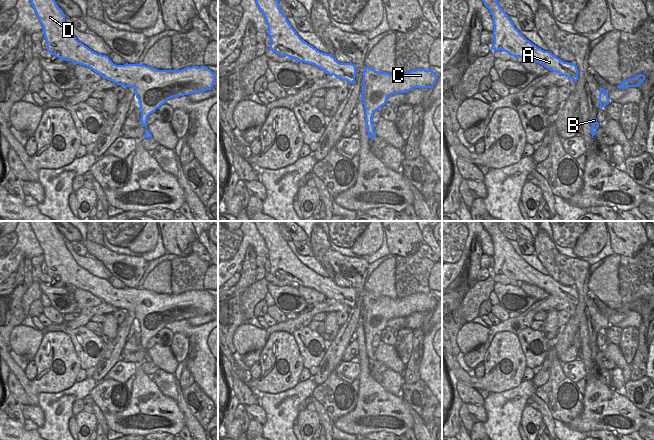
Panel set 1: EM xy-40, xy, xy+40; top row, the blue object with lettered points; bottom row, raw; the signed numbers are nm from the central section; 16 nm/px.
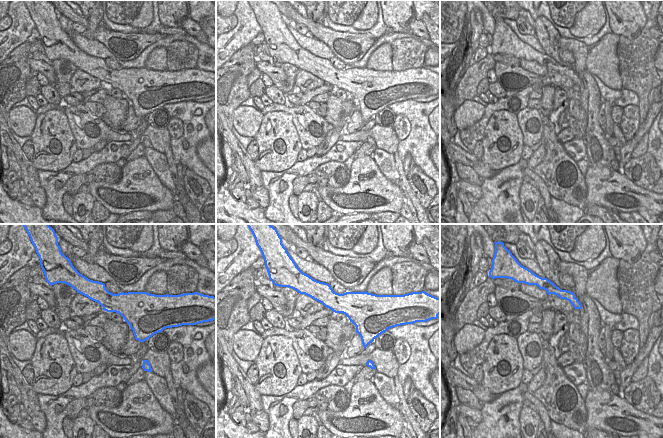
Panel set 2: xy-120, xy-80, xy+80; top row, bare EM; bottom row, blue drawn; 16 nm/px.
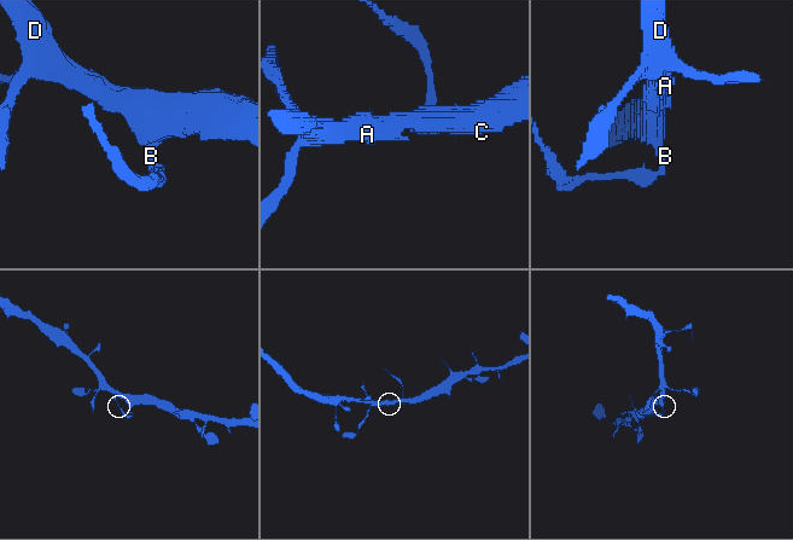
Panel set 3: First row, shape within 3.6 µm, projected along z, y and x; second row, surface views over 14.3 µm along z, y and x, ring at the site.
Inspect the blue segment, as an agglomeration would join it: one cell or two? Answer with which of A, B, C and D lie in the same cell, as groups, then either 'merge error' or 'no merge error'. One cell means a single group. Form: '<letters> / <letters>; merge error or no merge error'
A C D / B; merge error

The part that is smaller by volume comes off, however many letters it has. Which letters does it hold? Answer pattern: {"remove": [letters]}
{"remove": ["B"]}

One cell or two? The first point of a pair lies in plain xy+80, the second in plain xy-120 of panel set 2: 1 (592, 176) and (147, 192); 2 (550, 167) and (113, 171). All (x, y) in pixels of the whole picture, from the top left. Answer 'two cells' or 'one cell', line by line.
1: one cell
2: one cell

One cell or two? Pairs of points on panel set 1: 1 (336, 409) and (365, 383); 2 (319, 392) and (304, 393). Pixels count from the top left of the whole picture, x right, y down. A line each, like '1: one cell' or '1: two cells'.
1: two cells
2: two cells

